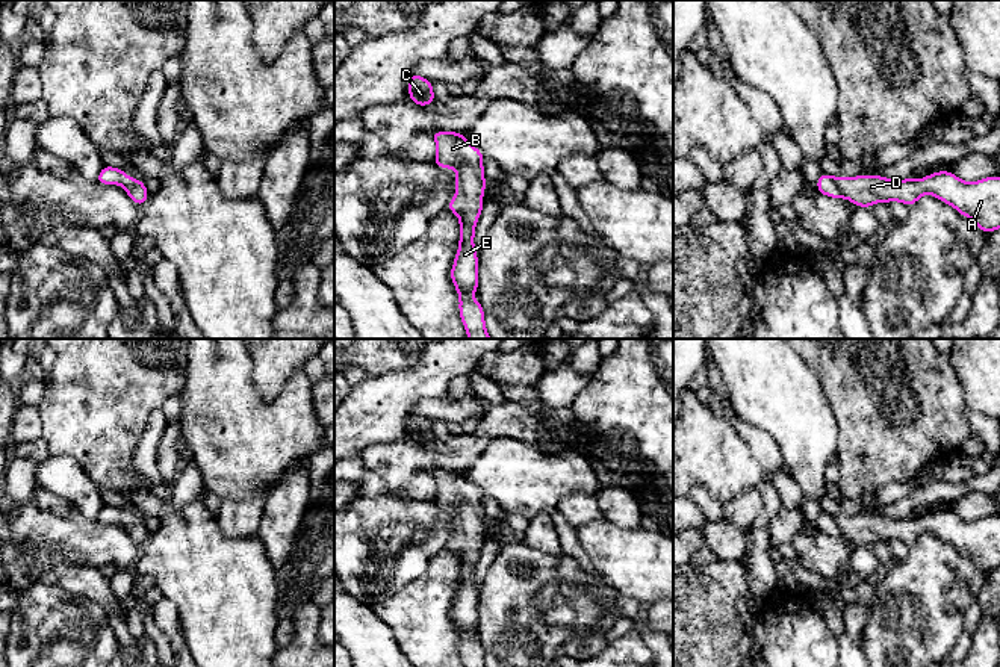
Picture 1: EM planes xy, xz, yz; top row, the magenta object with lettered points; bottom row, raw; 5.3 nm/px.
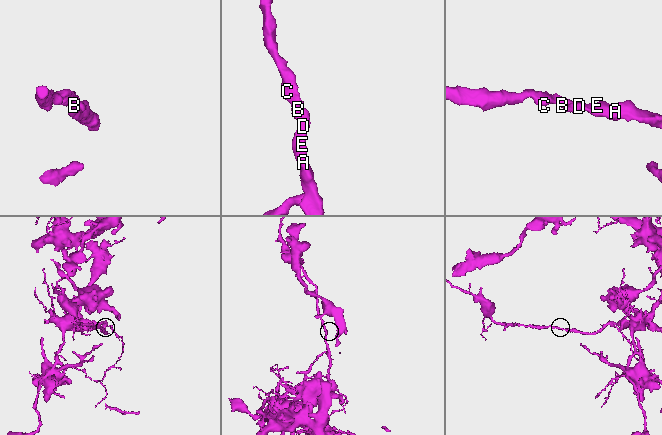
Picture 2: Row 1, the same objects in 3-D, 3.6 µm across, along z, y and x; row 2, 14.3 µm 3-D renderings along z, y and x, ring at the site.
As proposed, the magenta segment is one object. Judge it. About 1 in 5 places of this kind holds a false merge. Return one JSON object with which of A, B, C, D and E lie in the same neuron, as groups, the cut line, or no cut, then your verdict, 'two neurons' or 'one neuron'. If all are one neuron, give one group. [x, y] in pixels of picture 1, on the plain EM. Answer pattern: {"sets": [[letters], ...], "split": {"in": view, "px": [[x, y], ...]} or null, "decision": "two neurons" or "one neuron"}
{"sets": [["A", "B", "C", "D", "E"]], "split": null, "decision": "one neuron"}

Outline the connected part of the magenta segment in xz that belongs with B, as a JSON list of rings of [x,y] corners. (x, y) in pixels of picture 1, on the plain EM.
[[[457,470],[433,472],[437,493],[434,502],[440,507],[457,508],[457,532],[448,549],[460,558],[458,590],[451,608],[451,619],[460,635],[460,656],[464,667],[486,667],[484,649],[474,637],[478,628],[478,597],[474,585],[475,564],[484,546],[483,532],[487,520],[483,508],[484,495]]]

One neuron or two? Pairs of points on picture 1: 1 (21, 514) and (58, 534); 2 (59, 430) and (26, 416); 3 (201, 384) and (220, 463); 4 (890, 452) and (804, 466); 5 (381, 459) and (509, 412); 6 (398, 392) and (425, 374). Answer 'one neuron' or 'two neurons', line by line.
1: one neuron
2: two neurons
3: one neuron
4: two neurons
5: one neuron
6: one neuron

